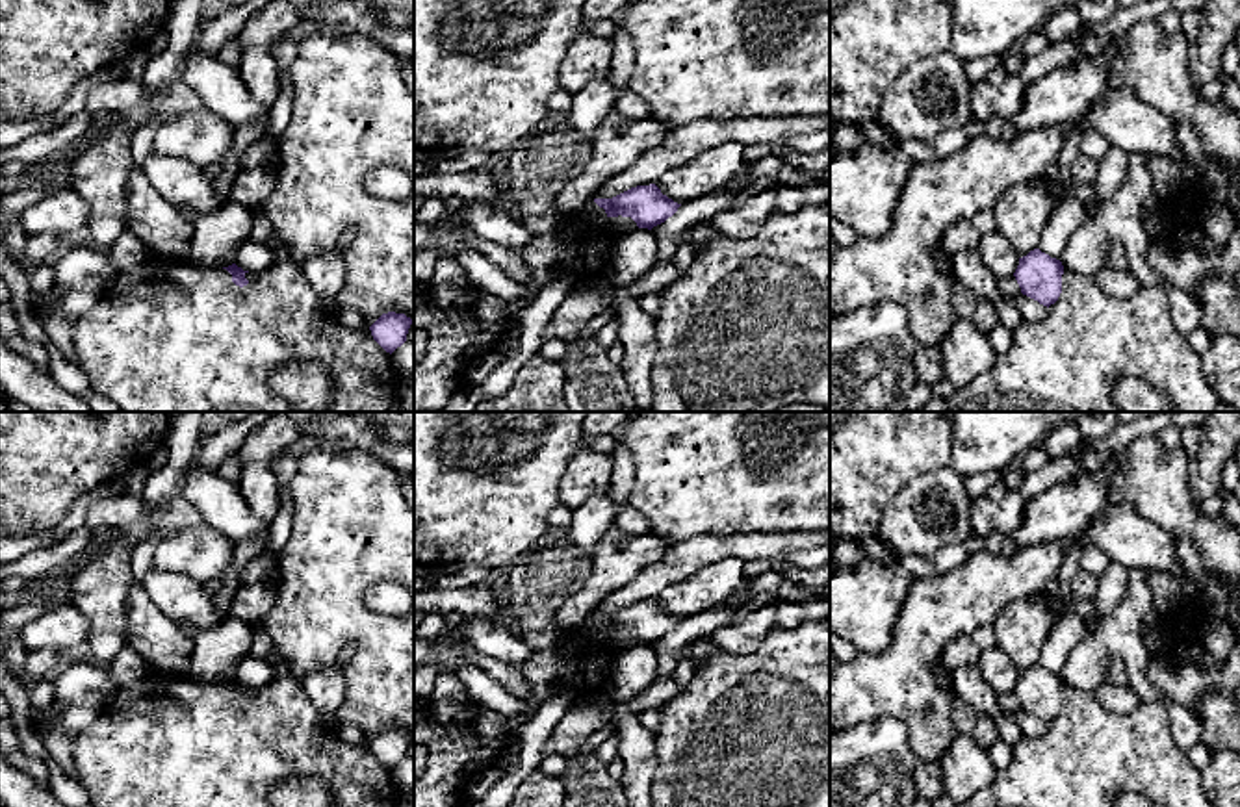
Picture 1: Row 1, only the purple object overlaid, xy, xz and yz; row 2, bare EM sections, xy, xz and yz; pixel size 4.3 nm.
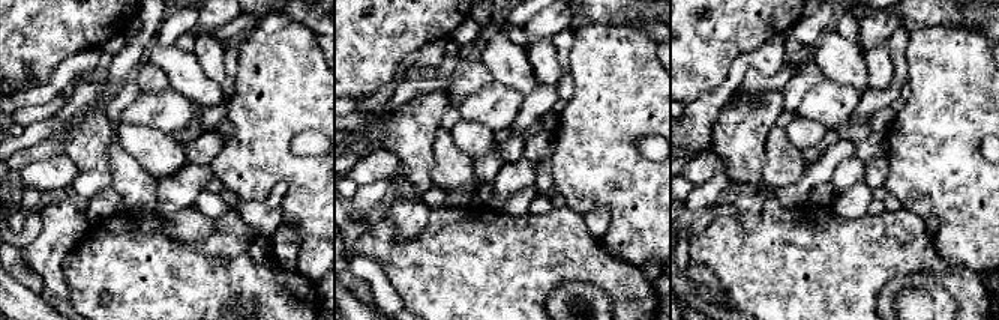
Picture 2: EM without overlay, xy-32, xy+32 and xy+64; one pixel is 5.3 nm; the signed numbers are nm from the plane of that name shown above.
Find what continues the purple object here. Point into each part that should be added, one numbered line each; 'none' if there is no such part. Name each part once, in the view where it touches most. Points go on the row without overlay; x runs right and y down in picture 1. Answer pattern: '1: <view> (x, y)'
none

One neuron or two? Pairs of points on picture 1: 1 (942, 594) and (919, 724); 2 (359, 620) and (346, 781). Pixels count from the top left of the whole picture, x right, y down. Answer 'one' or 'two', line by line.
1: one
2: two

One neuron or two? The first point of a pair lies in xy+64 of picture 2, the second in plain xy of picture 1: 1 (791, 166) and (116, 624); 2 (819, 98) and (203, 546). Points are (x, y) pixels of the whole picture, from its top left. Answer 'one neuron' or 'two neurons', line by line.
1: two neurons
2: one neuron

